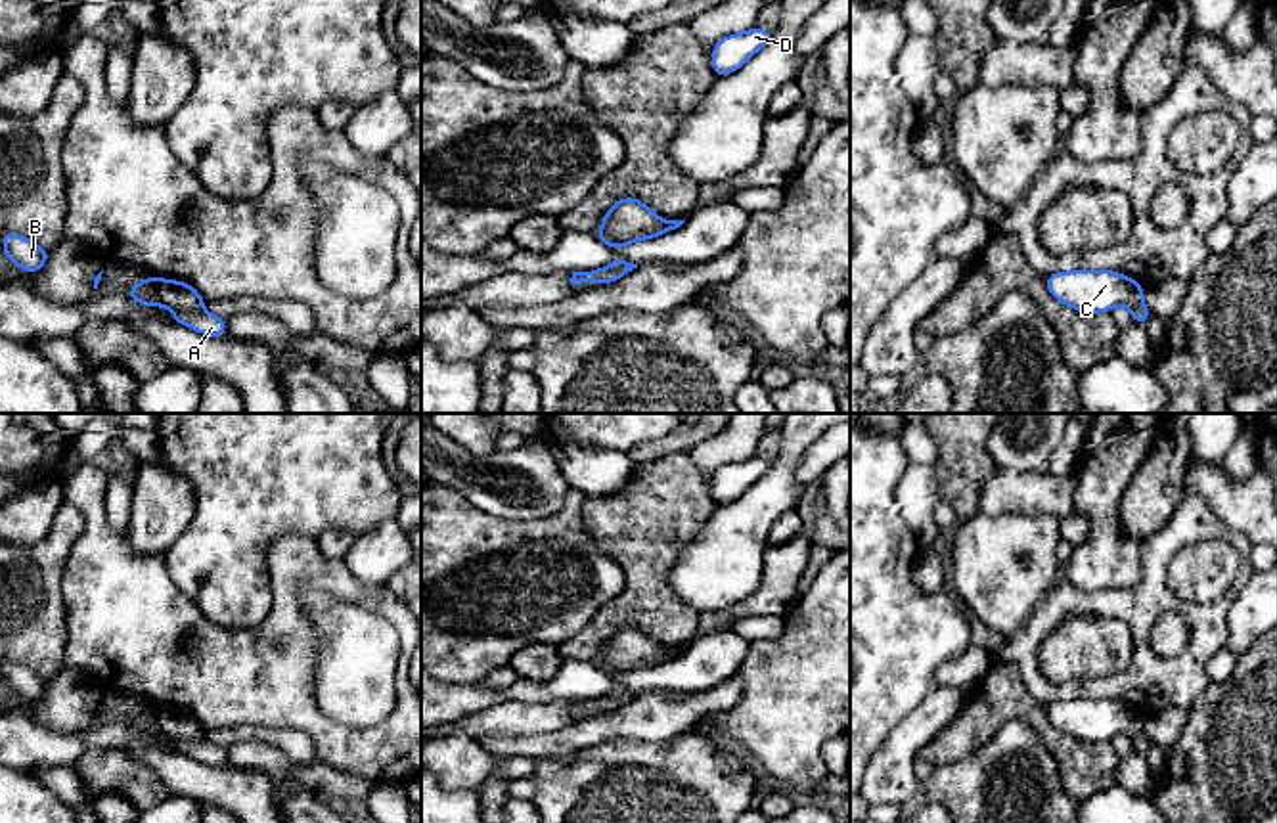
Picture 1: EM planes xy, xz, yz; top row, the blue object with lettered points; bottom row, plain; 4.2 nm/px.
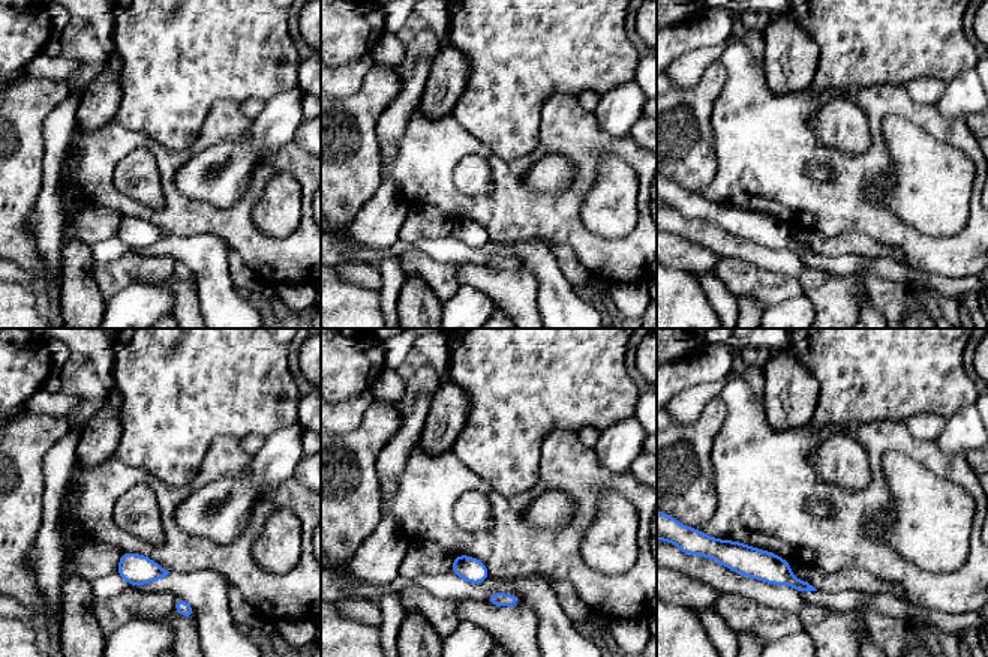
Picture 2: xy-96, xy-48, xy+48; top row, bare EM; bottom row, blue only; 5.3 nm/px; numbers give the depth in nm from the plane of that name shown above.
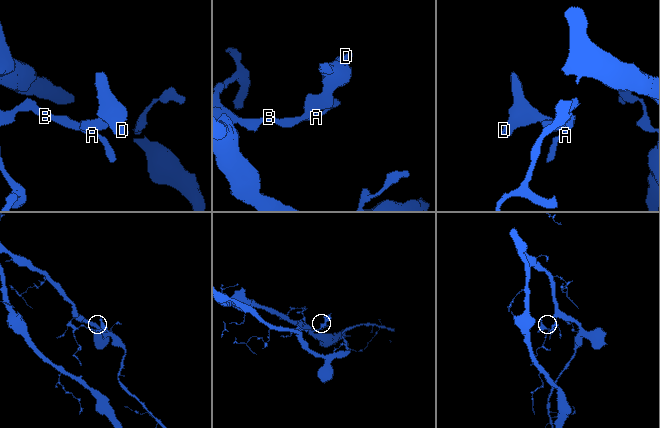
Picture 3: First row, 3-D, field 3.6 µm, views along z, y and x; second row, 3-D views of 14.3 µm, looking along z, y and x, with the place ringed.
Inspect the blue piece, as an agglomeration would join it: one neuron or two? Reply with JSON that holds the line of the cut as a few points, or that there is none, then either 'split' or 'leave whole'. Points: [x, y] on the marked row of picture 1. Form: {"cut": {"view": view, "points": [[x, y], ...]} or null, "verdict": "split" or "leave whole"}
{"cut": {"view": "xy", "points": [[156, 280], [156, 291], [169, 307], [201, 309]]}, "verdict": "split"}

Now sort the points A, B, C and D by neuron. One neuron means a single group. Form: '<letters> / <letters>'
A B / C D

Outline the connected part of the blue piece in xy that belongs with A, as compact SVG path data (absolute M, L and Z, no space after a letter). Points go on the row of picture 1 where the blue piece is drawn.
M170 308L172 310L172 322L180 325L188 325L197 333L203 333L207 337L226 337L226 318L218 318L211 312L201 310L180 310L180 308Z

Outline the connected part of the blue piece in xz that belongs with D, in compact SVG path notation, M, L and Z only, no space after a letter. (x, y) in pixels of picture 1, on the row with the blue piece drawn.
M752 27L712 44L712 71L716 78L741 69L758 50L773 38L773 31Z

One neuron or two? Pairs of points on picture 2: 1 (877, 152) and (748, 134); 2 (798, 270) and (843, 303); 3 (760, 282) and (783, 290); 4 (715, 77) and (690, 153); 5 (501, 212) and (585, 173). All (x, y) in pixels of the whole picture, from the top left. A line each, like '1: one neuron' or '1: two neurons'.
1: one neuron
2: two neurons
3: one neuron
4: one neuron
5: one neuron

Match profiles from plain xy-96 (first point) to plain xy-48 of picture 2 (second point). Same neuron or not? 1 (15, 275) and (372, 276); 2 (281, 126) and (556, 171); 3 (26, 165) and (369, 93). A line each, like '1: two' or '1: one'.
1: one
2: one
3: one

